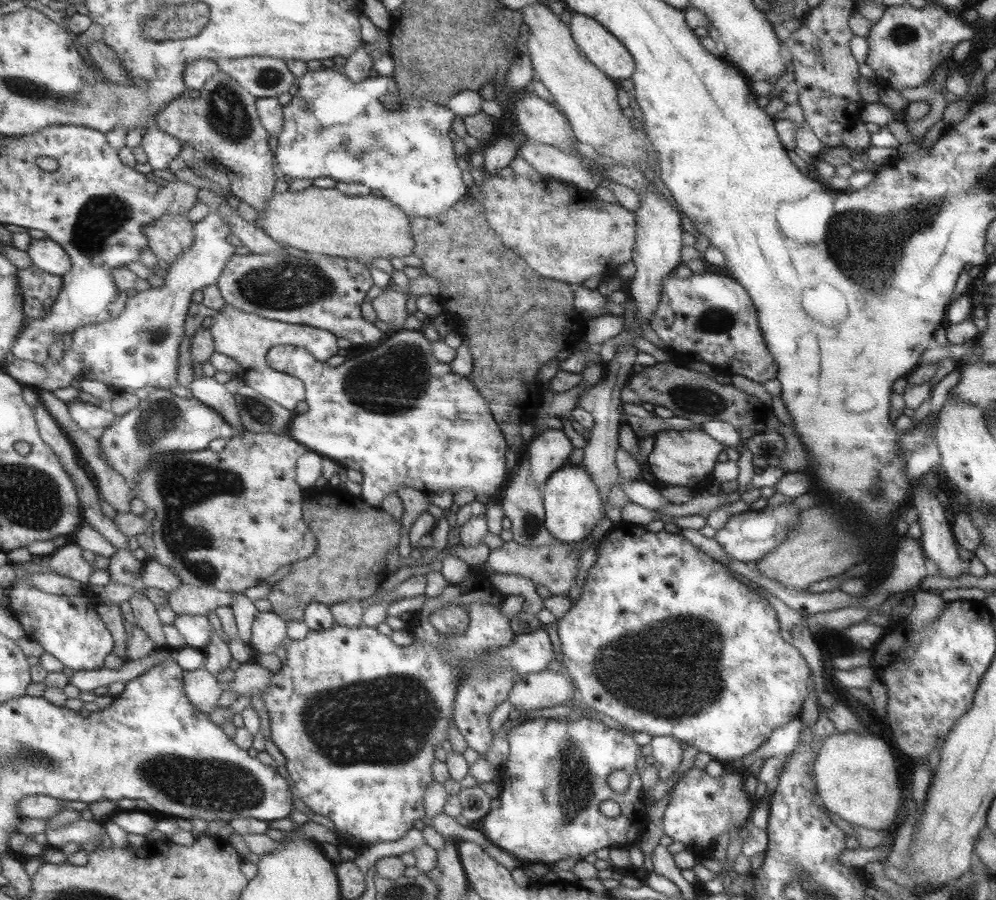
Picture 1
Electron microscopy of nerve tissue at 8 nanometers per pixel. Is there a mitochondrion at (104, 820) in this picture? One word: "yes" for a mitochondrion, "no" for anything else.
no

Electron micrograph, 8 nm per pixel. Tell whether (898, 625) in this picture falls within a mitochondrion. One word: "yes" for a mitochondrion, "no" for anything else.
no

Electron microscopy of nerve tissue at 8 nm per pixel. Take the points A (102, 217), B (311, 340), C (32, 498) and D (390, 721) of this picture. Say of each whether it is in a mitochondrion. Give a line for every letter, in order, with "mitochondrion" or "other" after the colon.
A: mitochondrion
B: other
C: mitochondrion
D: mitochondrion

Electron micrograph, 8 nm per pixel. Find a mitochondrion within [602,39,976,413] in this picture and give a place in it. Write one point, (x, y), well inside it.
(719, 322)

